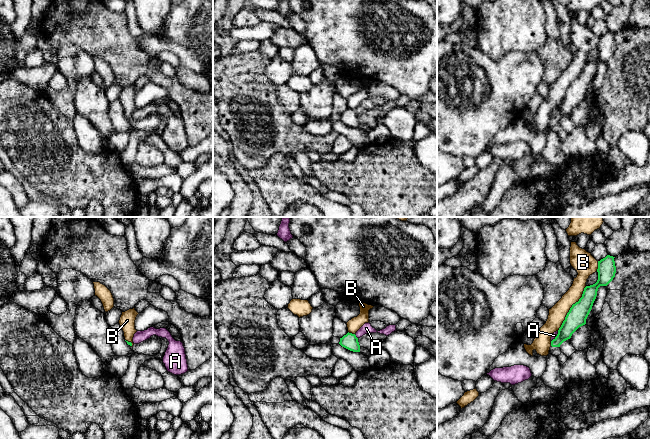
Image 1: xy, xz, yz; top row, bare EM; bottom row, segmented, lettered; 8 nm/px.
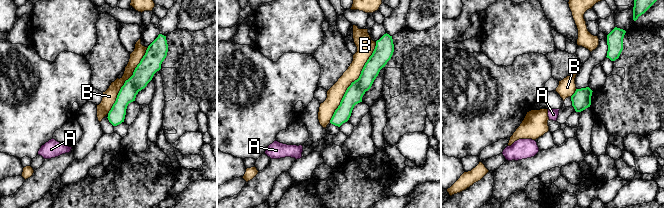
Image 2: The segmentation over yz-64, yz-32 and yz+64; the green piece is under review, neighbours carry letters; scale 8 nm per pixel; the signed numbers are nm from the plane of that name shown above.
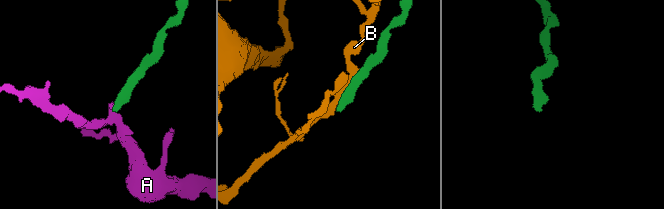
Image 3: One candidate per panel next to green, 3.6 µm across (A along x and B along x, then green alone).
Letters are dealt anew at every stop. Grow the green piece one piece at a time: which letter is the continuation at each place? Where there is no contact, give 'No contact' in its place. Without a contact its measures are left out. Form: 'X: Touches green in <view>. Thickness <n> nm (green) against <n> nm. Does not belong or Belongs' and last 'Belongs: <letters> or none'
A: Touches green in xz. Thickness 130 nm (green) against 80 nm. Does not belong
B: Touches green in yz. Thickness 160 nm (green) against 140 nm. Does not belong
Belongs: none

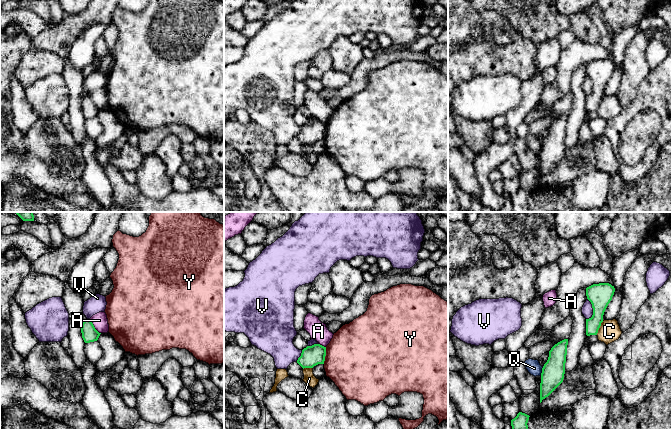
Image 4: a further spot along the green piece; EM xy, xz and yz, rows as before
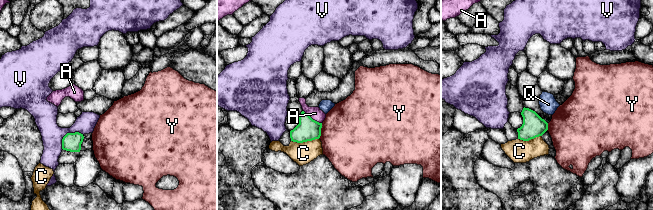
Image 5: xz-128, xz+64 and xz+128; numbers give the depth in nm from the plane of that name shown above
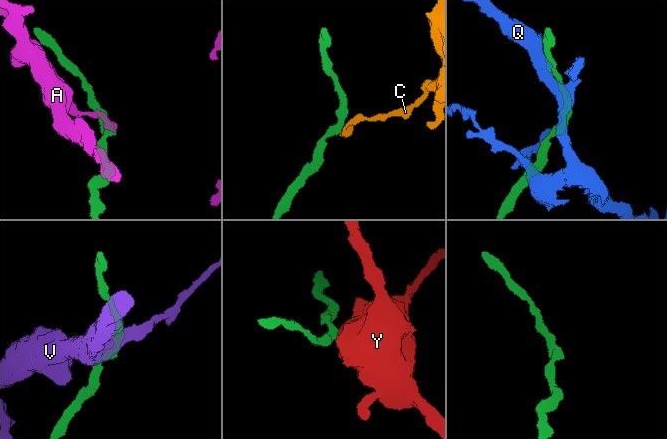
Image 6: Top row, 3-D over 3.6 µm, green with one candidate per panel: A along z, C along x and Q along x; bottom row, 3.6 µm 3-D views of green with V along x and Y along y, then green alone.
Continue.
A: Touches green in xy. Thickness 130 nm (green) against 120 nm. Does not belong
C: Touches green in yz. Thickness 180 nm (green) against 170 nm. Does not belong
Q: Touches green in yz. Thickness 180 nm (green) against 110 nm. Does not belong
V: Touches green in yz. Thickness 190 nm (green) against 90 nm. Does not belong
Y: Touches green in xz. Thickness 160 nm (green) against 500 nm. Does not belong
Belongs: none

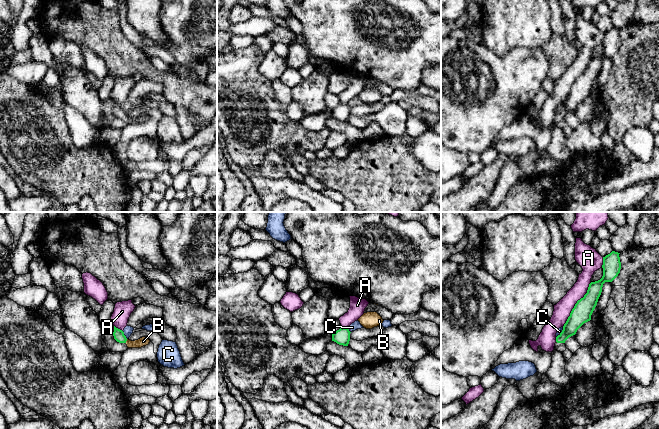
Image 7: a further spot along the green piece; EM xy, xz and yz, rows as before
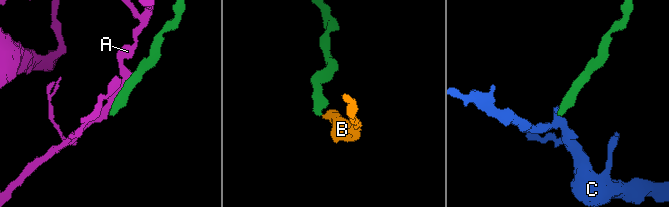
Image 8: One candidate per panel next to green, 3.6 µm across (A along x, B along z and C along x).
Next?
A: Touches green in yz. Thickness 160 nm (green) against 140 nm. Does not belong
B: Touches green in xy. Thickness 90 nm (green) against 70 nm. Belongs
C: Touches green in xy. Thickness 90 nm (green) against 80 nm. Does not belong
Belongs: B

